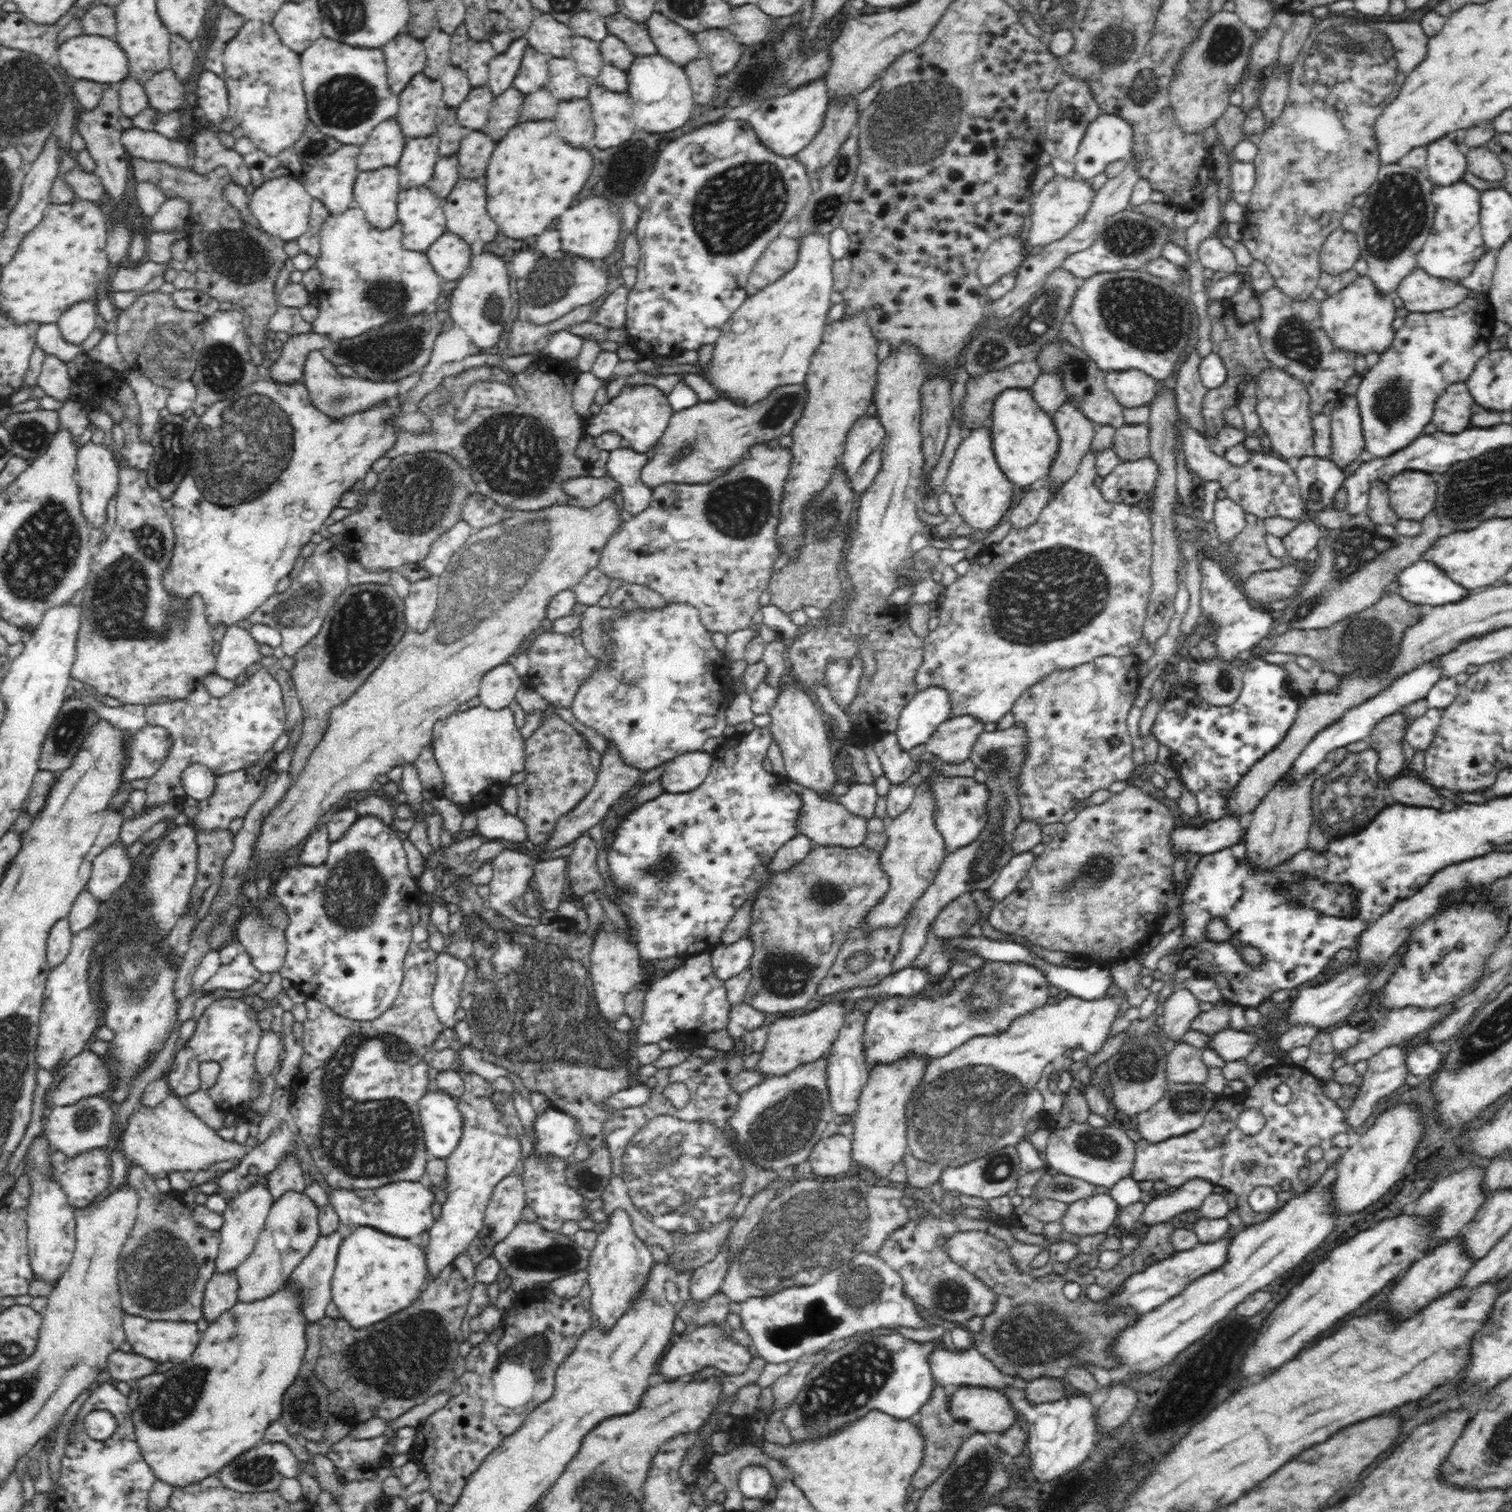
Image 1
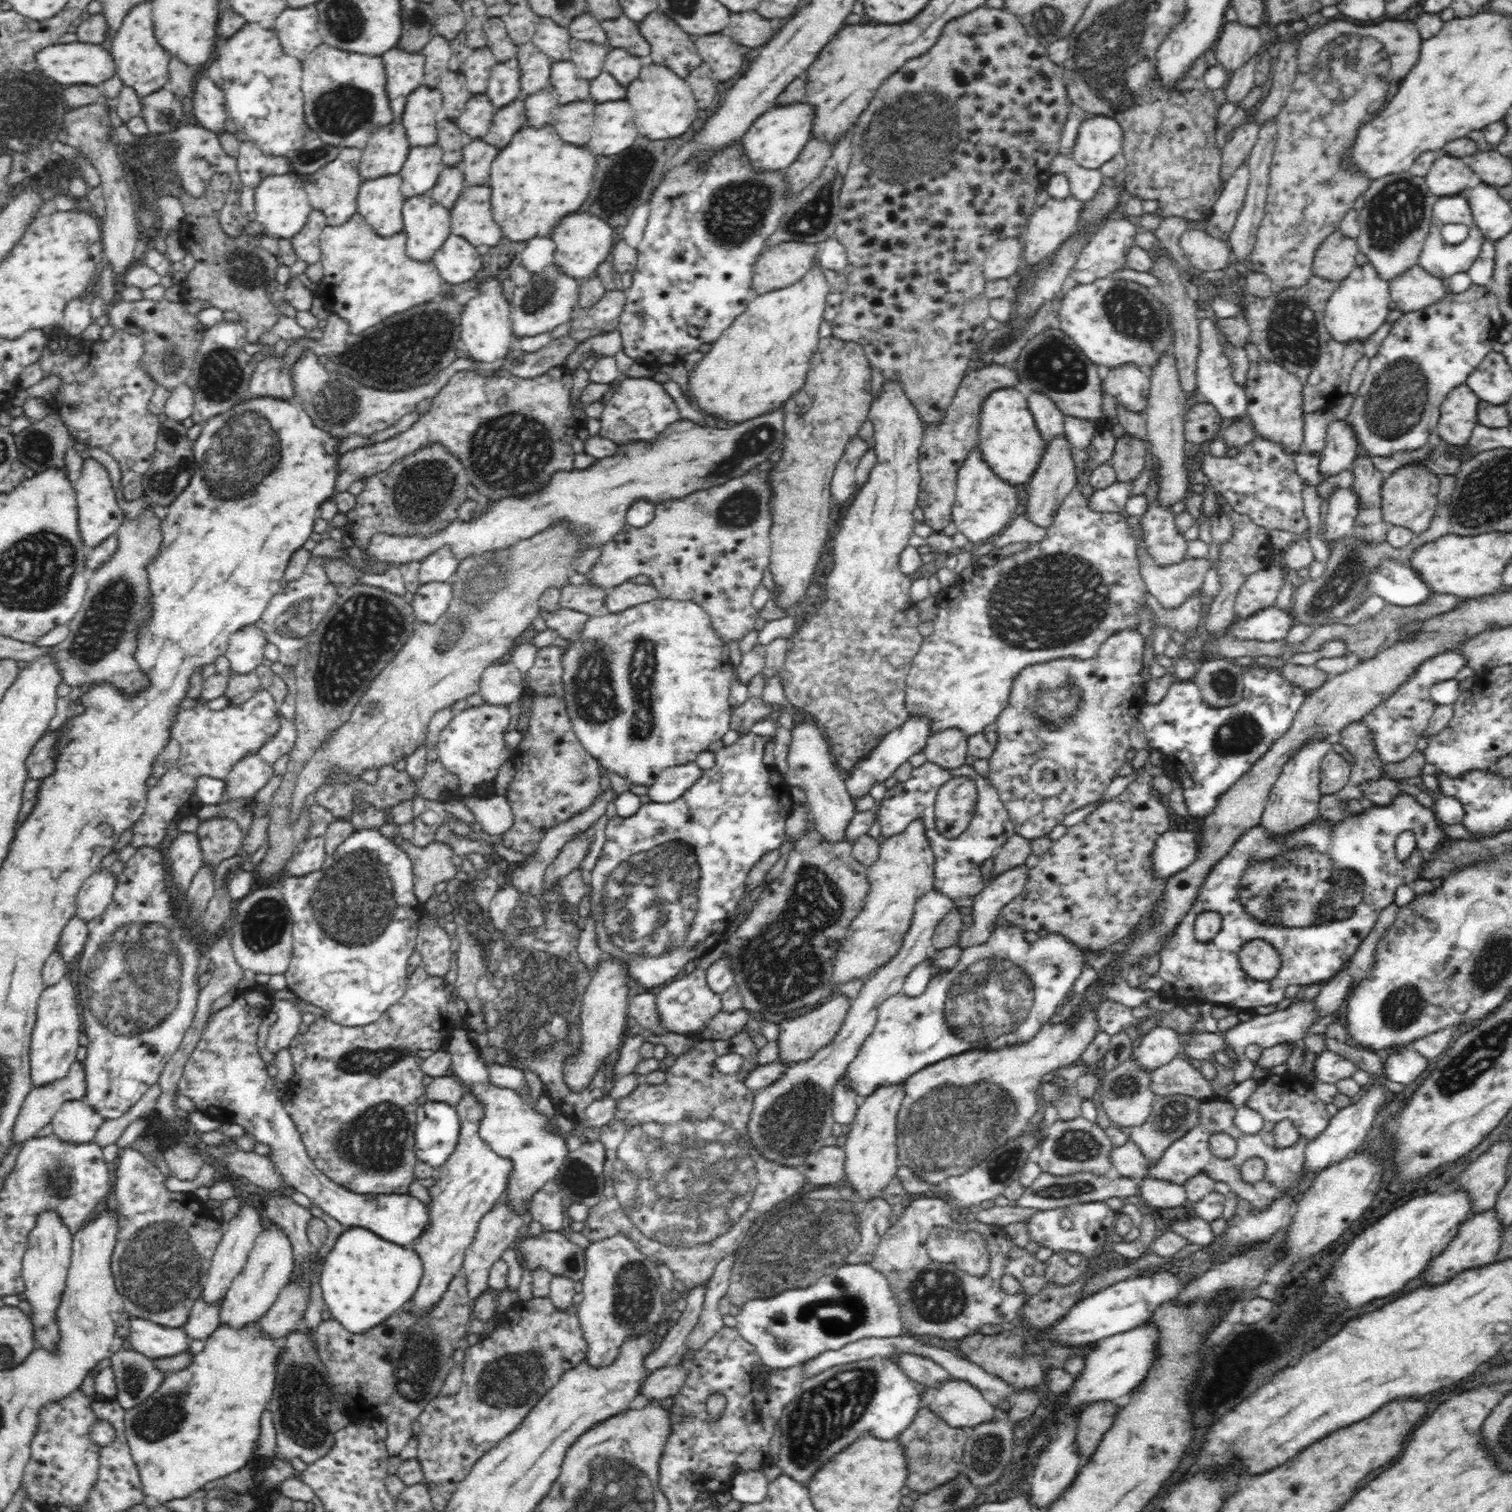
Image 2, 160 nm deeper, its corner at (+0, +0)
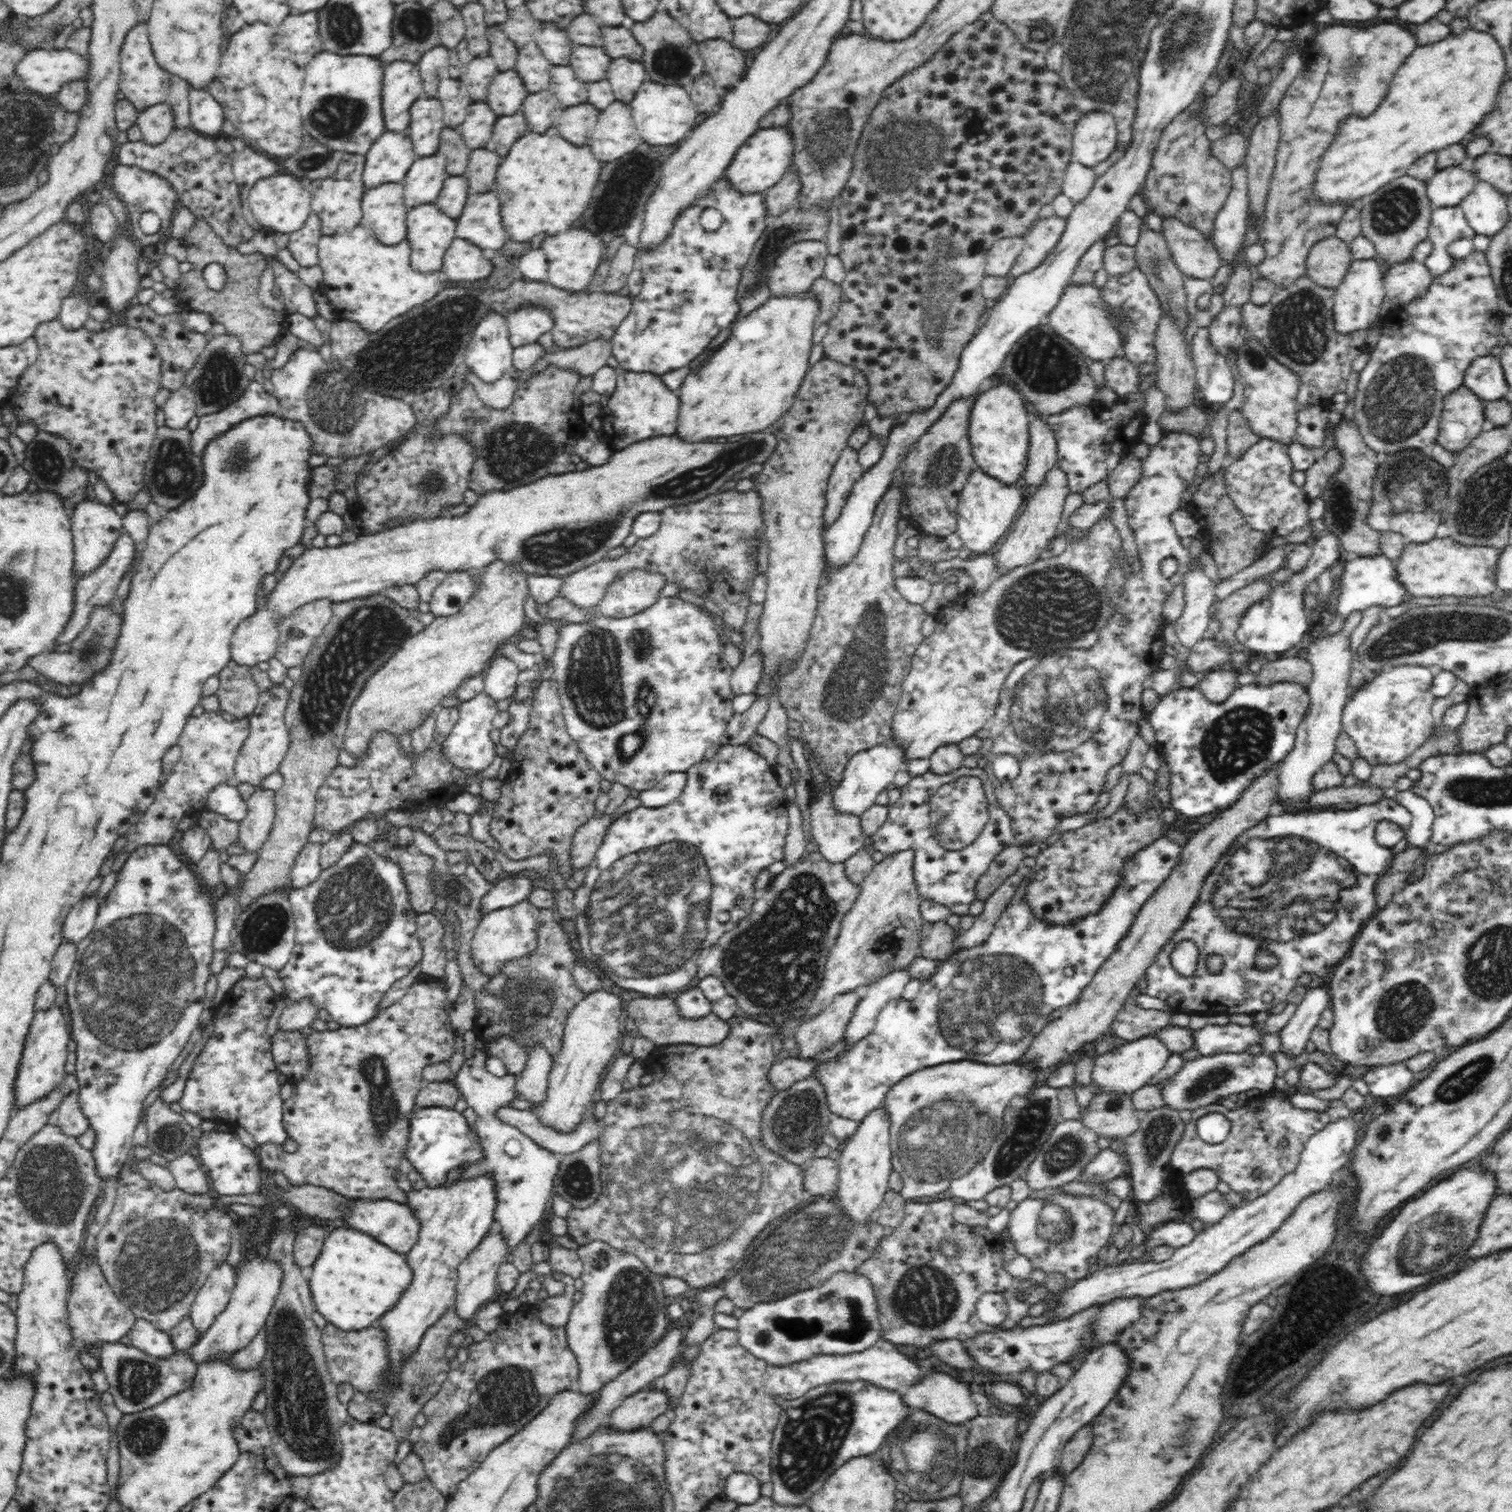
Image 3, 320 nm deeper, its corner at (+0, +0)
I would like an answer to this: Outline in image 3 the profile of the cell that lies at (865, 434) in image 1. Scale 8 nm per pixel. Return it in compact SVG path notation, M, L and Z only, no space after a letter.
M847 446L835 463L827 484L826 504L822 516L826 528L832 526L840 516L854 484L863 476L863 472L857 452Z

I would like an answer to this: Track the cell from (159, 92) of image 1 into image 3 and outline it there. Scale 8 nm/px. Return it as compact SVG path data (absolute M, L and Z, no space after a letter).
M167 102L139 112L136 123L142 133L142 140L150 145L162 144L175 129L173 110Z

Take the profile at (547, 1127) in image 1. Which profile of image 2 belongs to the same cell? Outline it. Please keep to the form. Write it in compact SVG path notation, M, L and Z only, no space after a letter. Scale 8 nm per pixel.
M452 1028L450 1030L446 1050L451 1054L452 1076L460 1080L466 1086L466 1089L473 1090L473 1094L480 1099L482 1107L484 1107L484 1116L482 1116L481 1124L478 1126L478 1129L482 1130L481 1137L486 1138L486 1142L490 1142L490 1149L496 1155L506 1154L506 1159L510 1159L512 1162L513 1169L510 1172L506 1190L506 1194L509 1195L509 1201L512 1203L514 1210L518 1211L518 1214L523 1215L530 1212L529 1206L533 1194L535 1191L539 1191L546 1183L554 1181L569 1152L566 1149L566 1141L557 1134L558 1124L553 1126L556 1123L553 1117L548 1118L544 1115L538 1115L536 1111L532 1111L528 1101L525 1102L515 1090L500 1088L493 1083L487 1070L489 1064L481 1057L479 1050L464 1029Z

